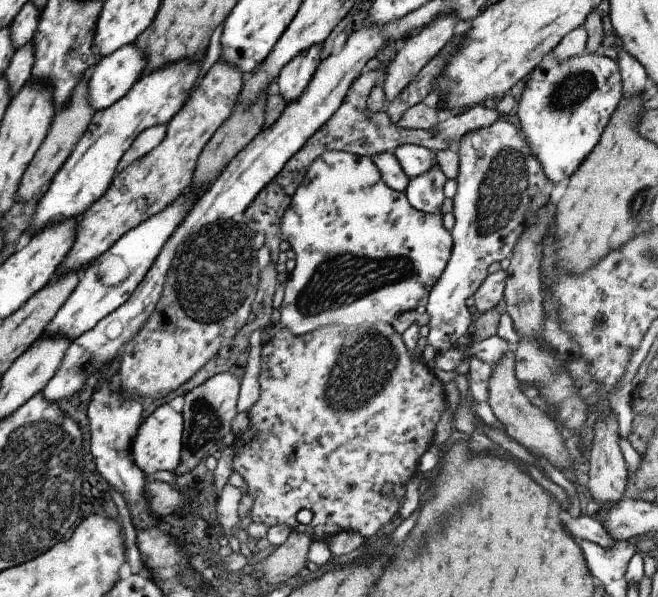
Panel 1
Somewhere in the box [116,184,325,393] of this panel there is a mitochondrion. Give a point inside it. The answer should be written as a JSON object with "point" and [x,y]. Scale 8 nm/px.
{"point":[216,278]}

